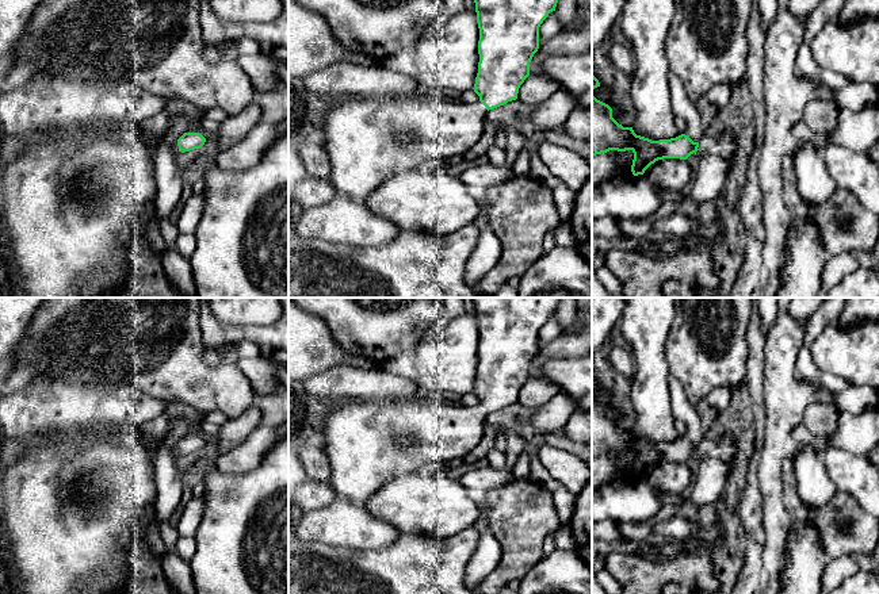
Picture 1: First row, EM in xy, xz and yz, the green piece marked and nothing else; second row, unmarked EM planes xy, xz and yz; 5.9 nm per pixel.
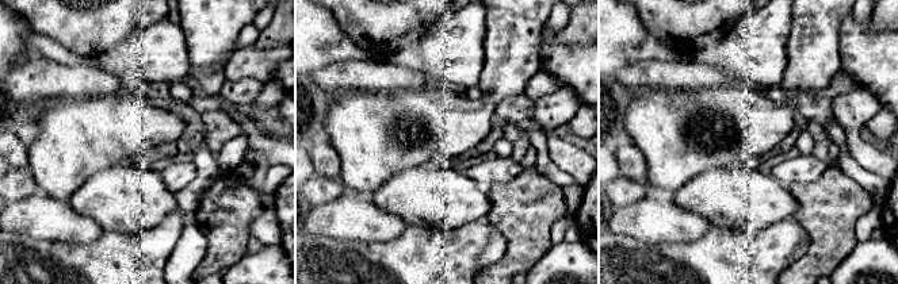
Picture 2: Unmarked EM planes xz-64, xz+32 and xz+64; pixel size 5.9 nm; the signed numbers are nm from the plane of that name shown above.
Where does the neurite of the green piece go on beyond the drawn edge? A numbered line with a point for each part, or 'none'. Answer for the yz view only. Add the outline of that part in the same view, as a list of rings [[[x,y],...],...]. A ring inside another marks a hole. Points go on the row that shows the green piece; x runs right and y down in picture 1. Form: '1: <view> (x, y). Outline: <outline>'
1: yz (723, 146). Outline: [[[723,131],[718,137],[703,134],[698,152],[733,162],[735,153],[734,134],[730,131]]]

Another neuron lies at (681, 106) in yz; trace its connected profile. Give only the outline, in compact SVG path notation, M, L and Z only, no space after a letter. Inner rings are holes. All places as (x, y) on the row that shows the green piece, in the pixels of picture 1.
M669 72L669 93L672 101L672 111L674 116L680 116L685 120L685 135L693 142L700 142L706 134L706 124L702 123L699 112L693 101L688 97L681 80L673 72Z

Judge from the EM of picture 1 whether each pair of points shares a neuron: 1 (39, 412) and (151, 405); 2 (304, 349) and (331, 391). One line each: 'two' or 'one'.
1: one
2: two

